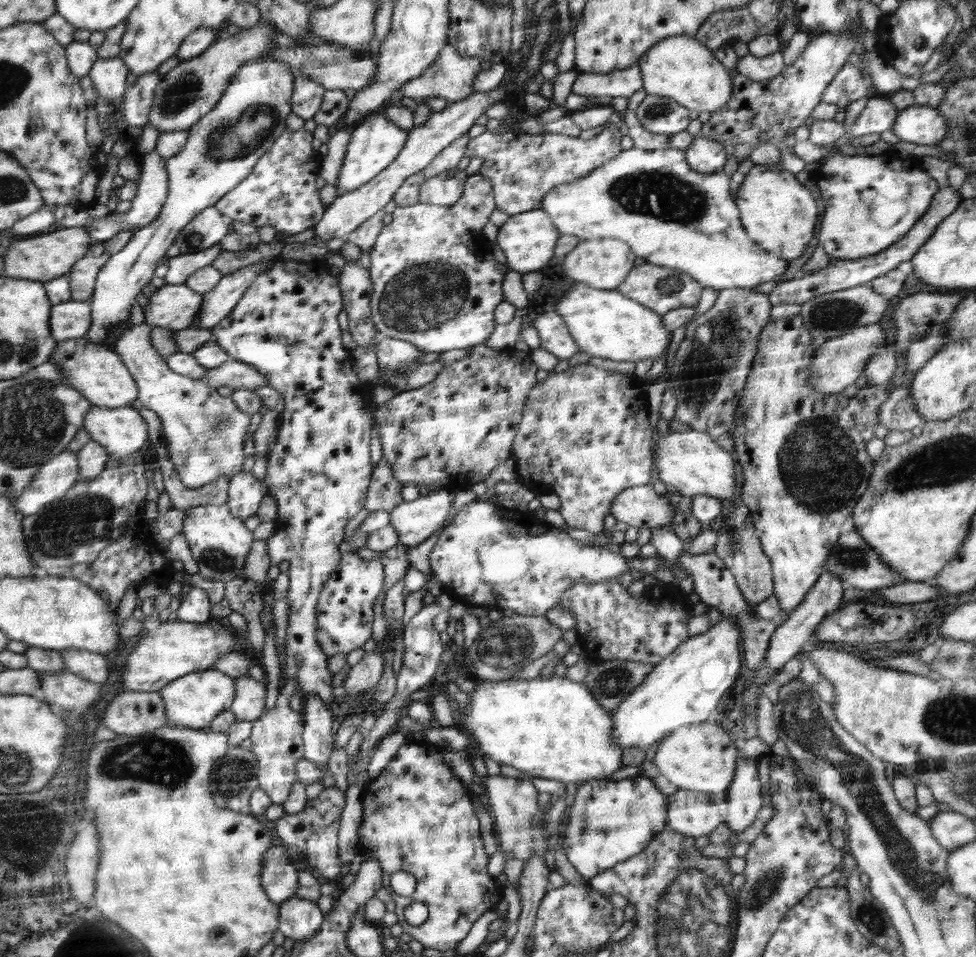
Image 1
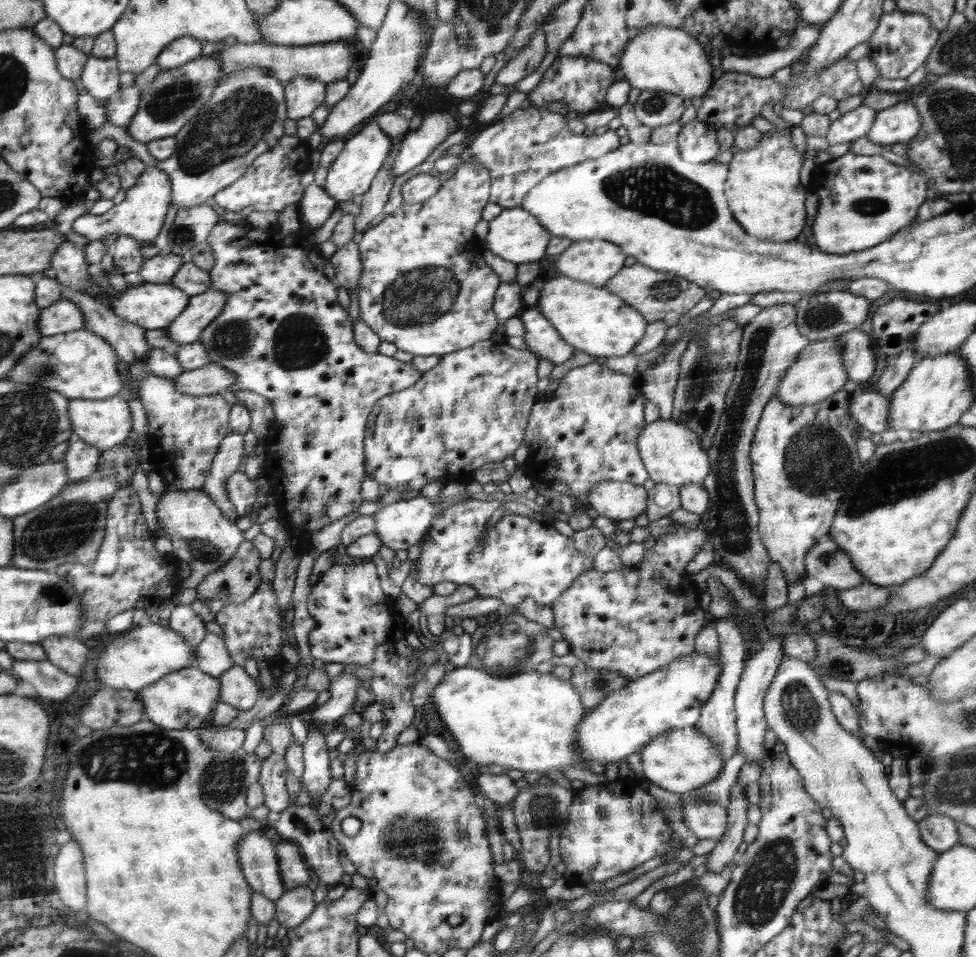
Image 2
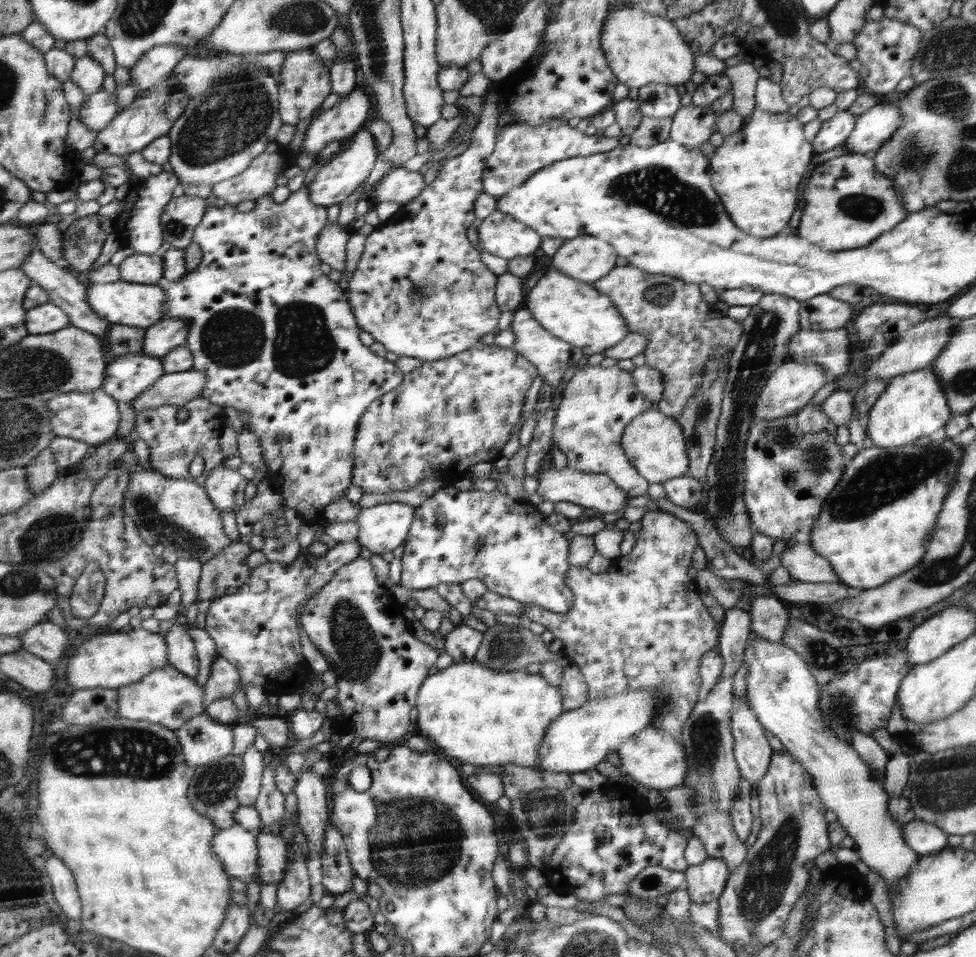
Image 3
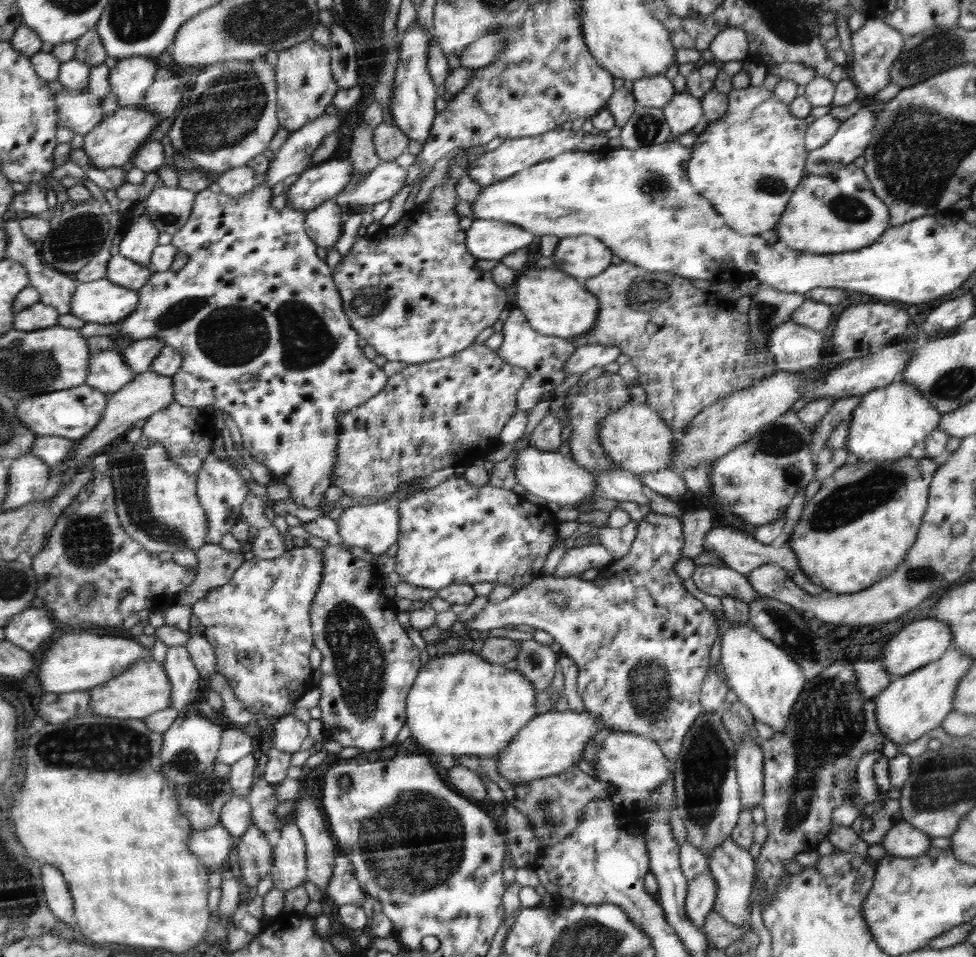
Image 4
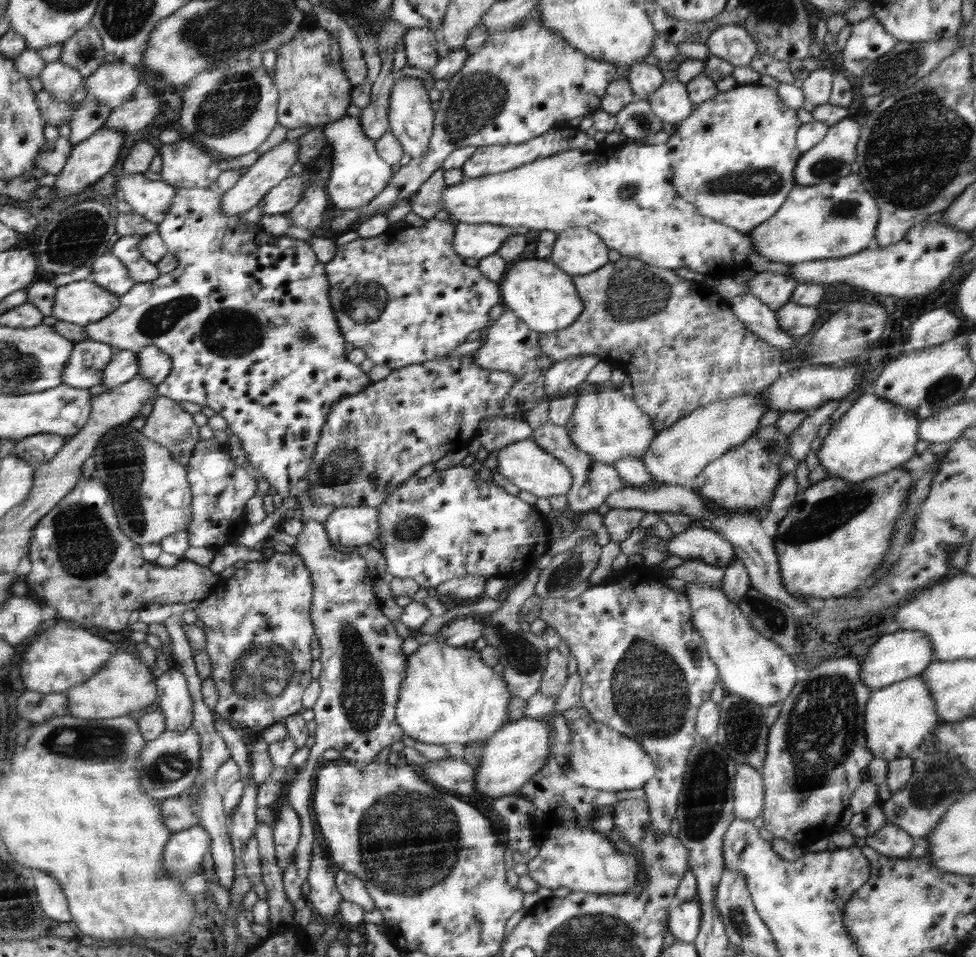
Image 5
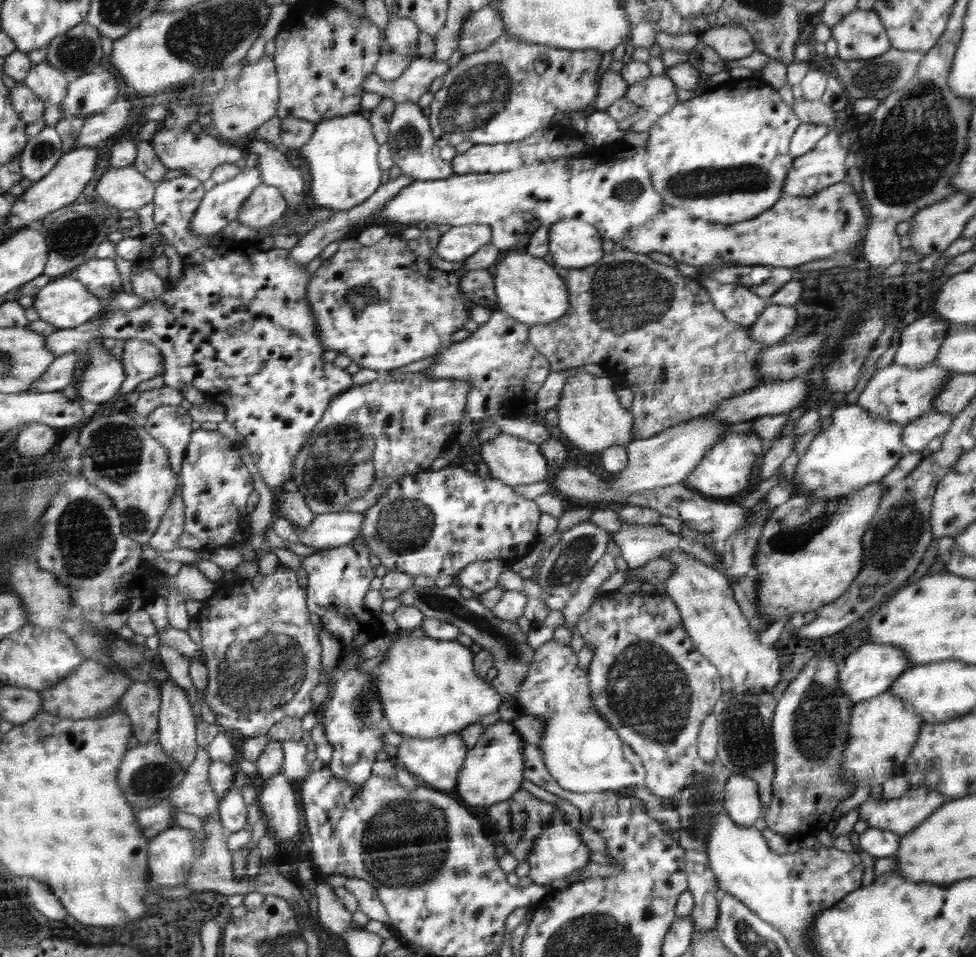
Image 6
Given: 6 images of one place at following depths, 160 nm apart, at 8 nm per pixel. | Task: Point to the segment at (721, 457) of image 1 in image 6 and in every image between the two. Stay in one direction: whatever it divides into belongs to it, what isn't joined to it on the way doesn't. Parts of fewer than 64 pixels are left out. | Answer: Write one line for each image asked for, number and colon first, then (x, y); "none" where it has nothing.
2: (672, 454)
3: (654, 442)
4: (635, 436)
5: (606, 424)
6: (590, 416)

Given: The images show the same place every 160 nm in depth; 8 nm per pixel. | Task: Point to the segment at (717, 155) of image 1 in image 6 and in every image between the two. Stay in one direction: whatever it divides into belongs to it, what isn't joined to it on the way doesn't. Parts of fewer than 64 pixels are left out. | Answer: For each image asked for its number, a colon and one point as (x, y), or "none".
2: (697, 141)
3: (692, 125)
4: (683, 111)
5: (671, 101)
6: (657, 94)

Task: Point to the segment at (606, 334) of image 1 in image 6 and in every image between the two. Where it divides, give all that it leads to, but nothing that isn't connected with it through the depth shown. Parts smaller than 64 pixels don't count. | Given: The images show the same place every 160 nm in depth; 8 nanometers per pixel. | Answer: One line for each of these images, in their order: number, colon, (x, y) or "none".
2: (595, 321)
3: (575, 311)
4: (555, 304)
5: (537, 291)
6: (527, 288)

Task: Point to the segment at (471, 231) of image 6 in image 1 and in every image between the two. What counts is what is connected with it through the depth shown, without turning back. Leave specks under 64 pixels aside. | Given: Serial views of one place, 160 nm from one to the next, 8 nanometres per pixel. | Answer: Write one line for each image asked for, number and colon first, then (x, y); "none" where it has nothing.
1: (528, 240)
2: (515, 235)
3: (501, 234)
4: (491, 239)
5: (477, 241)

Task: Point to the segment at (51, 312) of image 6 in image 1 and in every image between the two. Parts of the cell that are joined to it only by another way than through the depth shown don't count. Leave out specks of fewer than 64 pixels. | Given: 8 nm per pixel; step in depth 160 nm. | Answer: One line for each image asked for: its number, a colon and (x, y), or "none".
1: (175, 306)
2: (152, 306)
3: (133, 304)
4: (103, 302)
5: (84, 302)

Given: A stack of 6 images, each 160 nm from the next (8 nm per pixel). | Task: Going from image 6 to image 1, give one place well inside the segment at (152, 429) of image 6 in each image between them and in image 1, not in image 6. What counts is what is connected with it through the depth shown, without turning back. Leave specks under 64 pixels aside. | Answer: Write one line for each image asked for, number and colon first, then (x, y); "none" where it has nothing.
1: (204, 432)
2: (186, 430)
3: (173, 445)
4: (186, 433)
5: (168, 424)

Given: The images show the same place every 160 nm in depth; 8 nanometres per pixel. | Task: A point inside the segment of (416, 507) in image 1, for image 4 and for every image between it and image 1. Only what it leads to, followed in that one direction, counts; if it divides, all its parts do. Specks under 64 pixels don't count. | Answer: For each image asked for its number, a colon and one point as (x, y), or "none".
2: (399, 525)
3: (385, 527)
4: (375, 528)

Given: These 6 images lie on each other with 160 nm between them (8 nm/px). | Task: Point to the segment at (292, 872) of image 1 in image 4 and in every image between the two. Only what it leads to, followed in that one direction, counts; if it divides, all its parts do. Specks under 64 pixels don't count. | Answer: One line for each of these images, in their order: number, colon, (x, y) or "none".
2: (257, 855)
3: (235, 846)
4: (215, 846)

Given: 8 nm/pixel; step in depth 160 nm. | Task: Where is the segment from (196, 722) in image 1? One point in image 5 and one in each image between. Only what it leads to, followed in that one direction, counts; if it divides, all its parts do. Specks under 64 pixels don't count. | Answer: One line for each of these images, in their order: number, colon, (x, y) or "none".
2: (186, 699)
3: (167, 697)
4: (144, 688)
5: (123, 685)

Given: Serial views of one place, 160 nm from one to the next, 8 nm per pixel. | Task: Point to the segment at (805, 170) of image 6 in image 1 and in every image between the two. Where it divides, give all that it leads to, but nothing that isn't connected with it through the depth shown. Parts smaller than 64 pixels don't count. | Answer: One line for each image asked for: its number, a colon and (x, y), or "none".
1: (917, 124)
2: (897, 124)
3: (873, 127)
4: (854, 133)
5: (831, 158)

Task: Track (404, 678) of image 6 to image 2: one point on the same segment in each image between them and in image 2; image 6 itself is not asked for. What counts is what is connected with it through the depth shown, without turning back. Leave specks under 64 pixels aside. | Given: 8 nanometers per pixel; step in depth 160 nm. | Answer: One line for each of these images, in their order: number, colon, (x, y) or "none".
2: (527, 722)
3: (481, 716)
4: (460, 704)
5: (450, 695)

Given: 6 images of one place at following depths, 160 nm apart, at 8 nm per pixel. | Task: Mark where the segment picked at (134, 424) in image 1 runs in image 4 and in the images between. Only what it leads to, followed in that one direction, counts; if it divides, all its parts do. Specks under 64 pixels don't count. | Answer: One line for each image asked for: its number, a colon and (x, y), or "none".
2: (106, 423)
3: (92, 417)
4: (72, 413)

